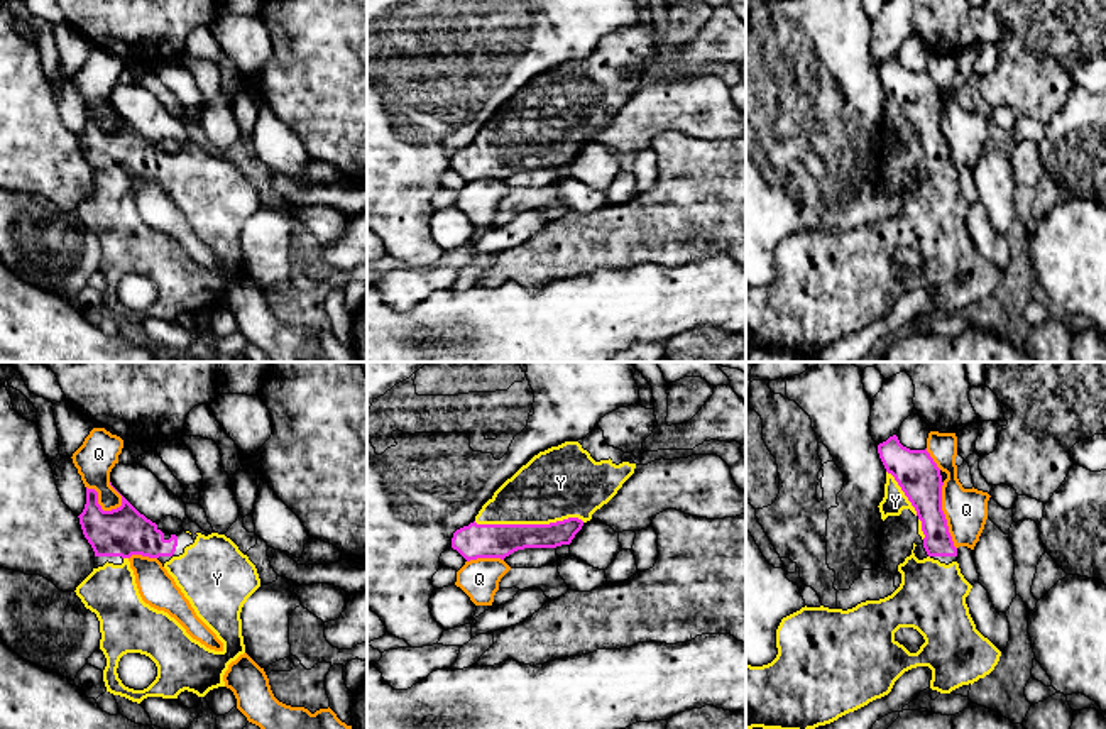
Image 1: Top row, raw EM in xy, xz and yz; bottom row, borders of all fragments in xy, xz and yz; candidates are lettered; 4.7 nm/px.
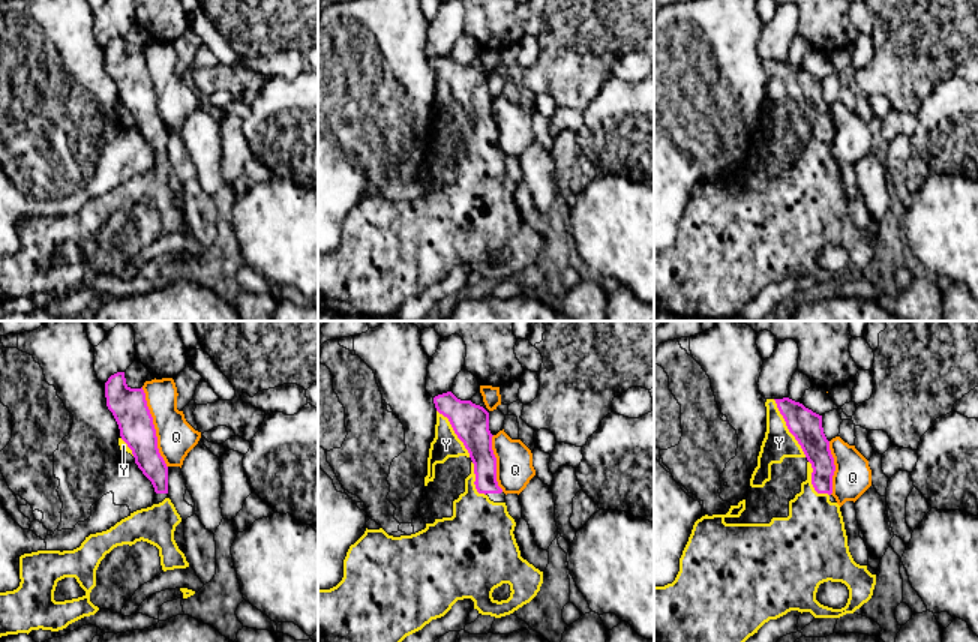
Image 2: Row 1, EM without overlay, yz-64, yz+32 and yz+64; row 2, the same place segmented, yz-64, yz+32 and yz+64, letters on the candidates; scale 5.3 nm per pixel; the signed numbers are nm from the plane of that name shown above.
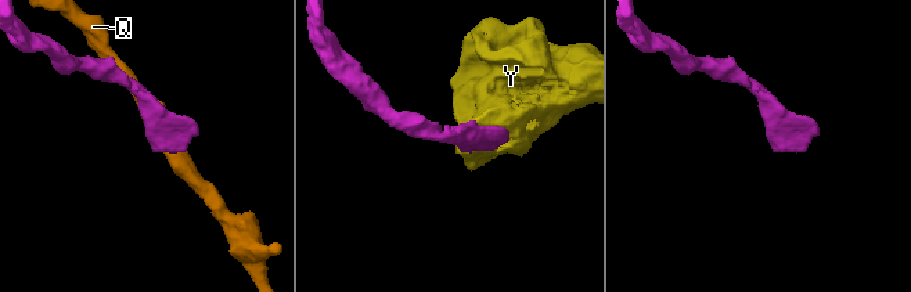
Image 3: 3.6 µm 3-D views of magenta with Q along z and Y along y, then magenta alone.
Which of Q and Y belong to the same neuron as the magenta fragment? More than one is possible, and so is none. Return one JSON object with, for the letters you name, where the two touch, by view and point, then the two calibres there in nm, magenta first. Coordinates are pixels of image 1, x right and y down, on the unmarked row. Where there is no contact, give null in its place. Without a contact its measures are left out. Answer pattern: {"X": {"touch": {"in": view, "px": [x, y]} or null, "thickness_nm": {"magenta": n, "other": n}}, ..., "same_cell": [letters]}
{"Y": {"touch": {"in": "xz", "px": [530, 146]}, "thickness_nm": {"magenta": 160, "other": 340}}, "same_cell": ["Y"]}

